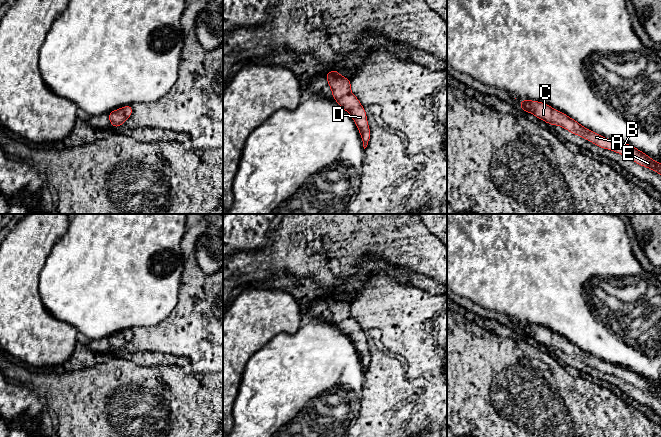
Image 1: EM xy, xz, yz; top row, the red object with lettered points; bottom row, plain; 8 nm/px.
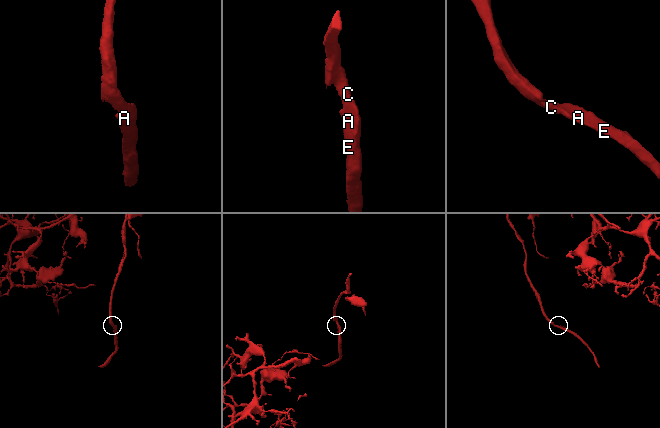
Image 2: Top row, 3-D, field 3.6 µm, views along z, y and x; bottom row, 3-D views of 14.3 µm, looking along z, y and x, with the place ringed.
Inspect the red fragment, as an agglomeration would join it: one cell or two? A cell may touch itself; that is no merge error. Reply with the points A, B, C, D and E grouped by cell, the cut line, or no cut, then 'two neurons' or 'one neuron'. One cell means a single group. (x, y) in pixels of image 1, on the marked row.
A B C D E; no cut; one neuron

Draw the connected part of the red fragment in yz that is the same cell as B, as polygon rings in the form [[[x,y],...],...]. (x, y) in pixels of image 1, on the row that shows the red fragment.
[[[523,99],[519,104],[519,108],[527,113],[532,113],[535,117],[545,121],[549,125],[560,126],[567,131],[590,141],[600,148],[608,149],[621,154],[635,163],[649,168],[661,175],[660,162],[654,161],[644,152],[636,149],[630,144],[623,143],[618,140],[607,139],[596,132],[588,130],[576,120],[570,118],[568,115],[560,112],[557,109],[553,109],[549,104]]]

